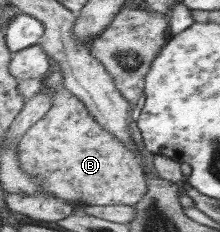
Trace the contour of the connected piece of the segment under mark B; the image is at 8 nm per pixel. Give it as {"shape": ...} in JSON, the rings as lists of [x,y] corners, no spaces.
{"shape":[[[61,70],[43,78],[43,89],[51,94],[51,107],[19,140],[21,169],[37,177],[45,192],[66,201],[91,206],[137,204],[147,192],[147,178],[140,161],[121,140],[99,126],[87,106],[67,90],[63,79]]]}

